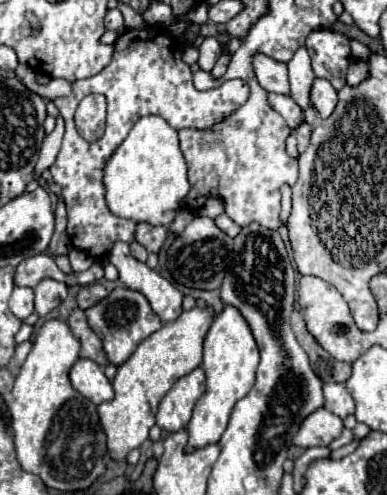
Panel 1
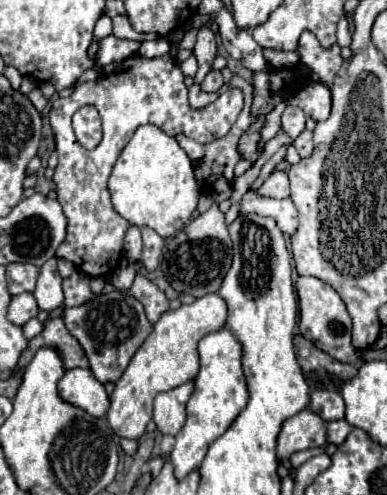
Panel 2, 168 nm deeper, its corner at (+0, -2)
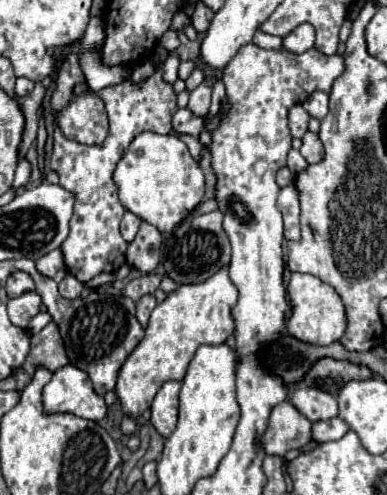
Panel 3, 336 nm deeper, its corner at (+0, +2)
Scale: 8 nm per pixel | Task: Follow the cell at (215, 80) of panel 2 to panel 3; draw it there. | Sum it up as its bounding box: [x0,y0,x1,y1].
[188,81,212,117]

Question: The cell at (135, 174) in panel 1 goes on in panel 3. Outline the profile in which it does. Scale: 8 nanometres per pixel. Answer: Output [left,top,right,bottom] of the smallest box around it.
[114,133,204,231]

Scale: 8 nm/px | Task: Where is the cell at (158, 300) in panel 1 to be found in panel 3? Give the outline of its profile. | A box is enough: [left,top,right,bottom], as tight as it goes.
[136,295,156,327]

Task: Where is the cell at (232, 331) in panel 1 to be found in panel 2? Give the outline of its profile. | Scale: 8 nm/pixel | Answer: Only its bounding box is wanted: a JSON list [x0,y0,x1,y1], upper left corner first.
[170,327,250,479]

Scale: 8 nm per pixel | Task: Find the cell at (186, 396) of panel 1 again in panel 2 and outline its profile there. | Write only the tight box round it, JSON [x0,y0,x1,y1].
[154,381,194,435]

